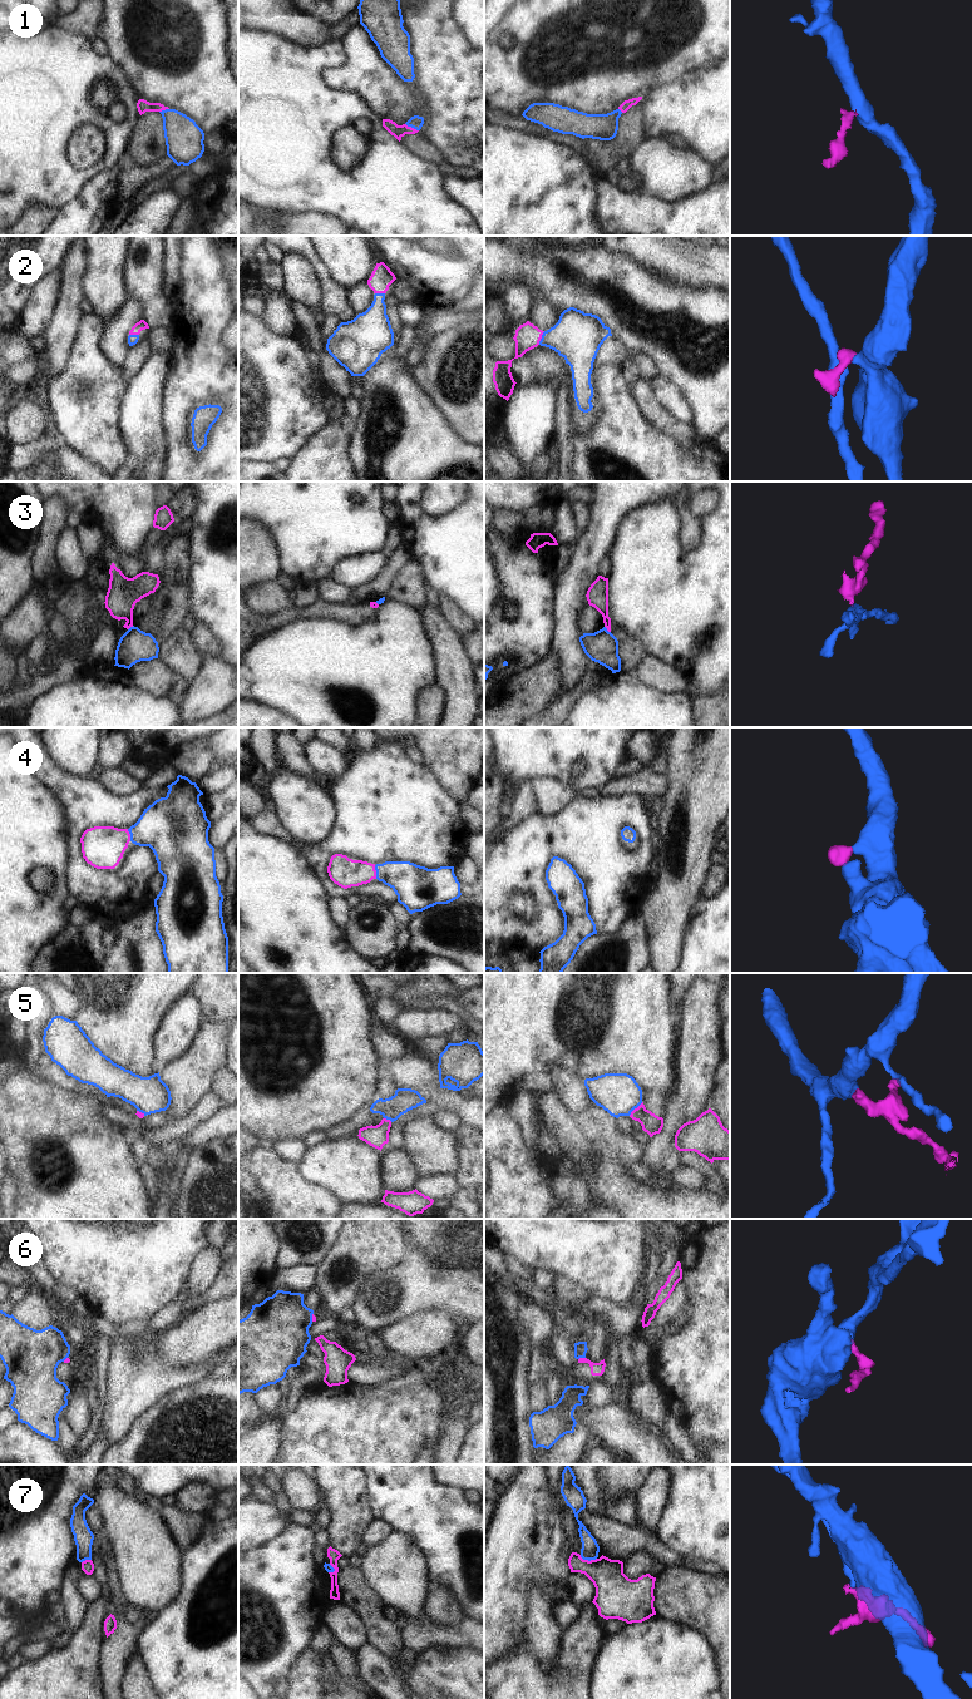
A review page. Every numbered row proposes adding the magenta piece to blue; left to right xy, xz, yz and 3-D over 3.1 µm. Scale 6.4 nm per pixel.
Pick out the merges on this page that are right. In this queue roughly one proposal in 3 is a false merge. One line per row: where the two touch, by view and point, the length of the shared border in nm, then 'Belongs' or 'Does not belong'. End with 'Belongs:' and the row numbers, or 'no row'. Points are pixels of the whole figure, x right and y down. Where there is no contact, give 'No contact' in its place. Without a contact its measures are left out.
1: Touches blue at xz (412, 127). Shared border 100 nm. Belongs
2: Touches blue at yz (542, 337). Shared border 100 nm. Belongs
3: Touches blue at yz (606, 630). Shared border 60 nm. Does not belong
4: Touches blue at xz (376, 872). Shared border 90 nm. Belongs
5: Touches blue at yz (635, 1107). Shared border 130 nm. Does not belong
6: Touches blue at yz (581, 1357). Shared border 50 nm. Does not belong
7: Touches blue at yz (588, 1560). Shared border 110 nm. Does not belong
Belongs: 1, 2, 4

